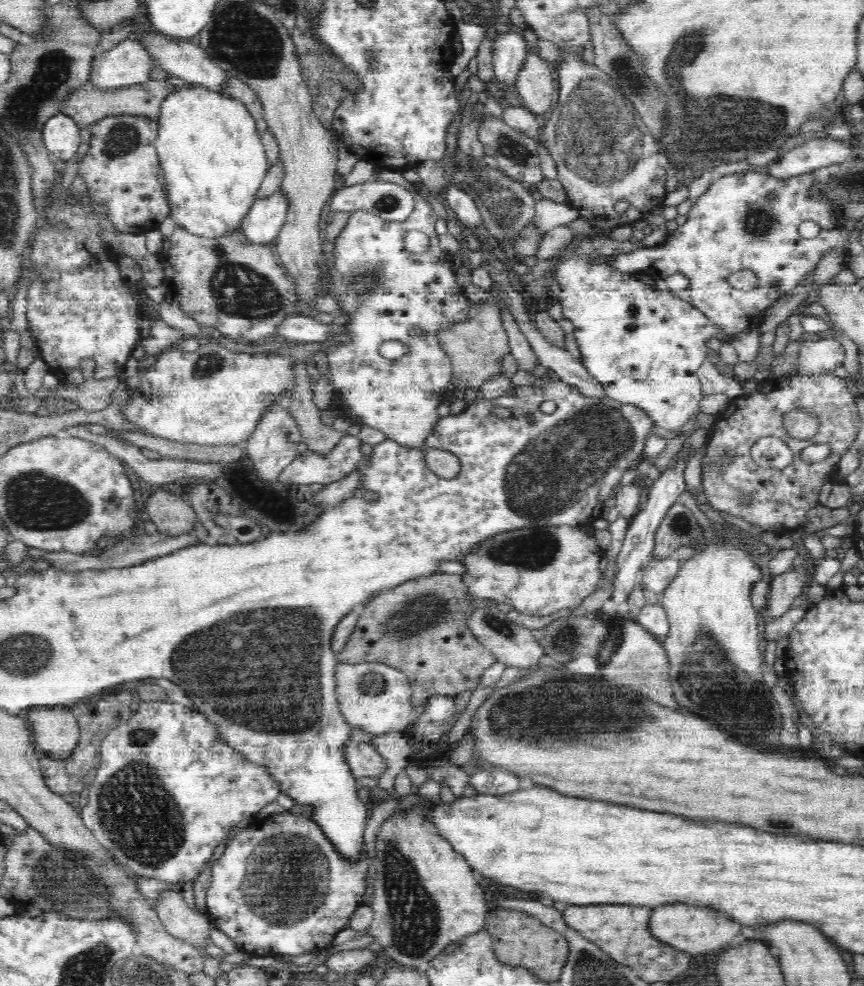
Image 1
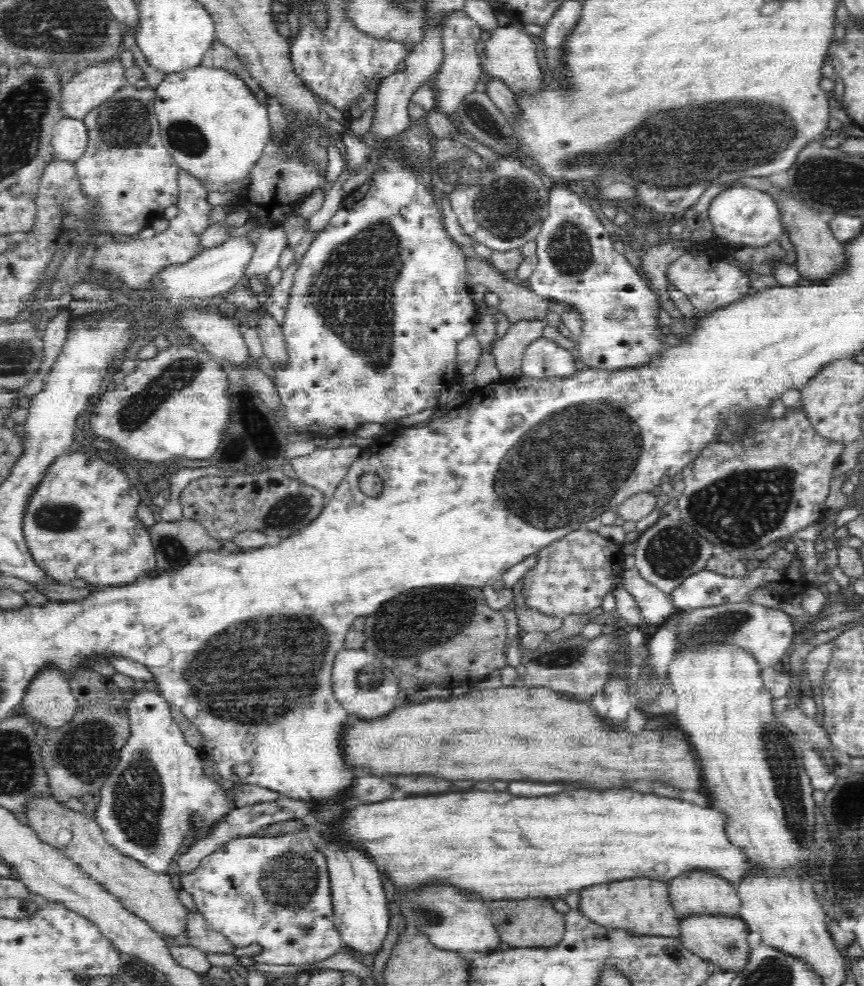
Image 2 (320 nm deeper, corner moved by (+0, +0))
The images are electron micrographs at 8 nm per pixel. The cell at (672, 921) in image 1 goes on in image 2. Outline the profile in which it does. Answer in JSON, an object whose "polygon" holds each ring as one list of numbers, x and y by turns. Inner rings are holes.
{"polygon":[[688,872,682,873,678,878,669,880,668,895,670,895,670,904,678,920,684,917,704,915,726,915,738,916,742,901,737,895,736,884,730,884,730,881,714,876,714,873,708,872]]}

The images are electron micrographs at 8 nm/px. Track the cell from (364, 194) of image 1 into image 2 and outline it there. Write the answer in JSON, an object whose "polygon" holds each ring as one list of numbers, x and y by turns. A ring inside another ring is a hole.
{"polygon":[[282,227,266,228,256,244,254,256,248,266,244,281,248,281,252,276,259,276,263,279,274,268,278,267,280,256,286,248,287,235]]}

